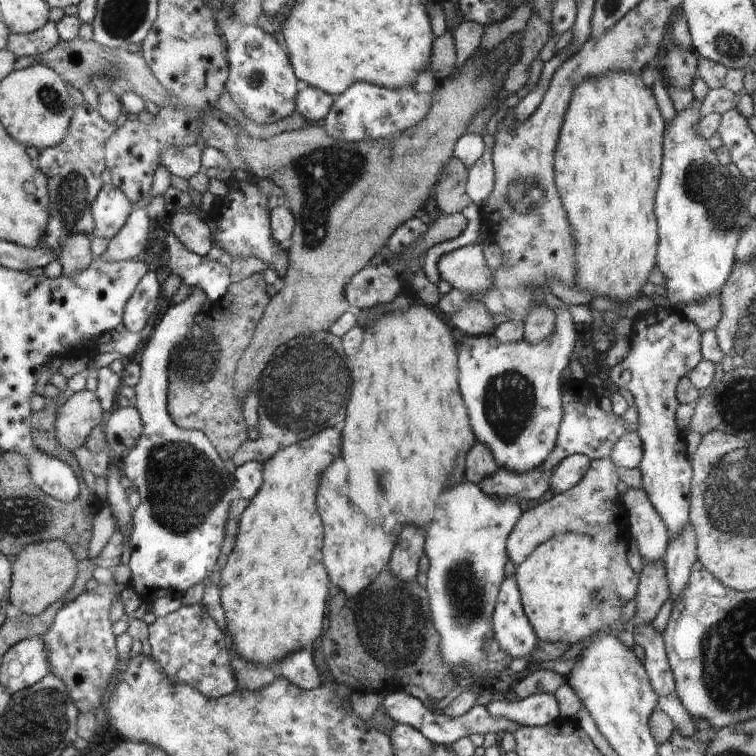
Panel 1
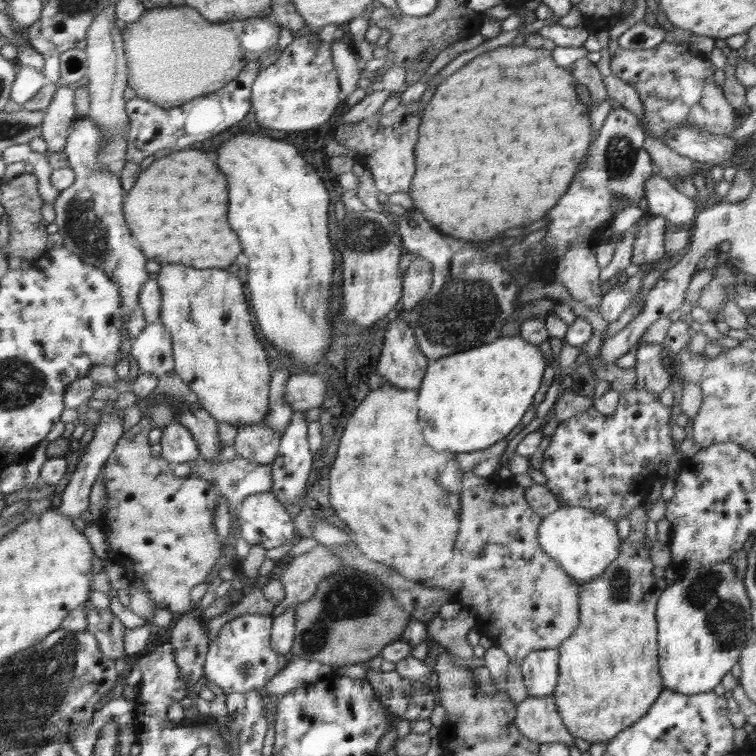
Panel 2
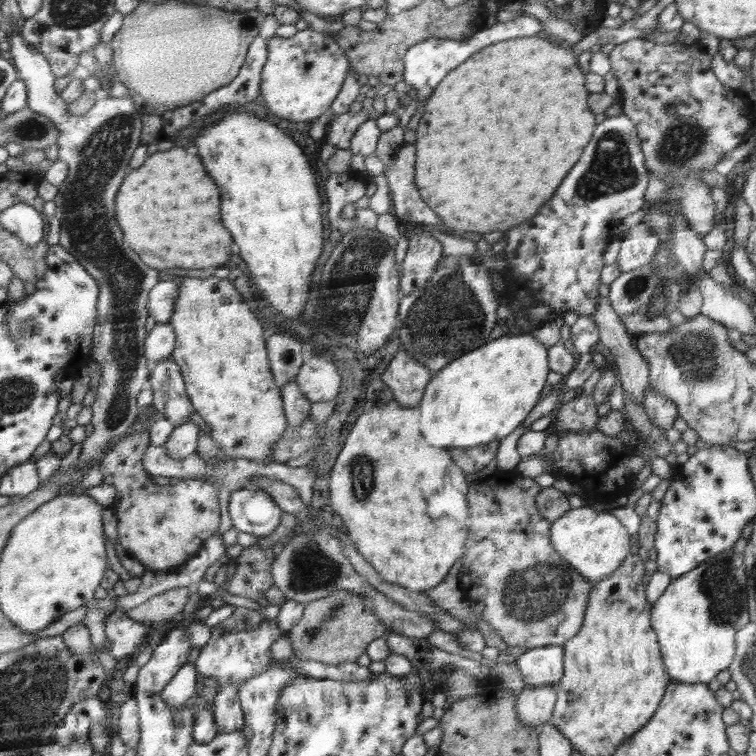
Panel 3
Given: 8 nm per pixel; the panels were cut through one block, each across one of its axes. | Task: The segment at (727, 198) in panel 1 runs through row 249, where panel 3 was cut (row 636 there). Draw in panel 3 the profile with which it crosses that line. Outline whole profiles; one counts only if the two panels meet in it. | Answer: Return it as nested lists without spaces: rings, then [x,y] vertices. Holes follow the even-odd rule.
[[[734,550],[710,558],[710,562],[701,562],[696,569],[690,570],[682,577],[674,577],[662,596],[653,604],[652,624],[661,645],[661,655],[665,668],[673,682],[708,683],[716,678],[718,672],[726,670],[737,650],[737,634],[751,620],[748,620],[746,589],[748,572],[745,570],[745,555]]]

